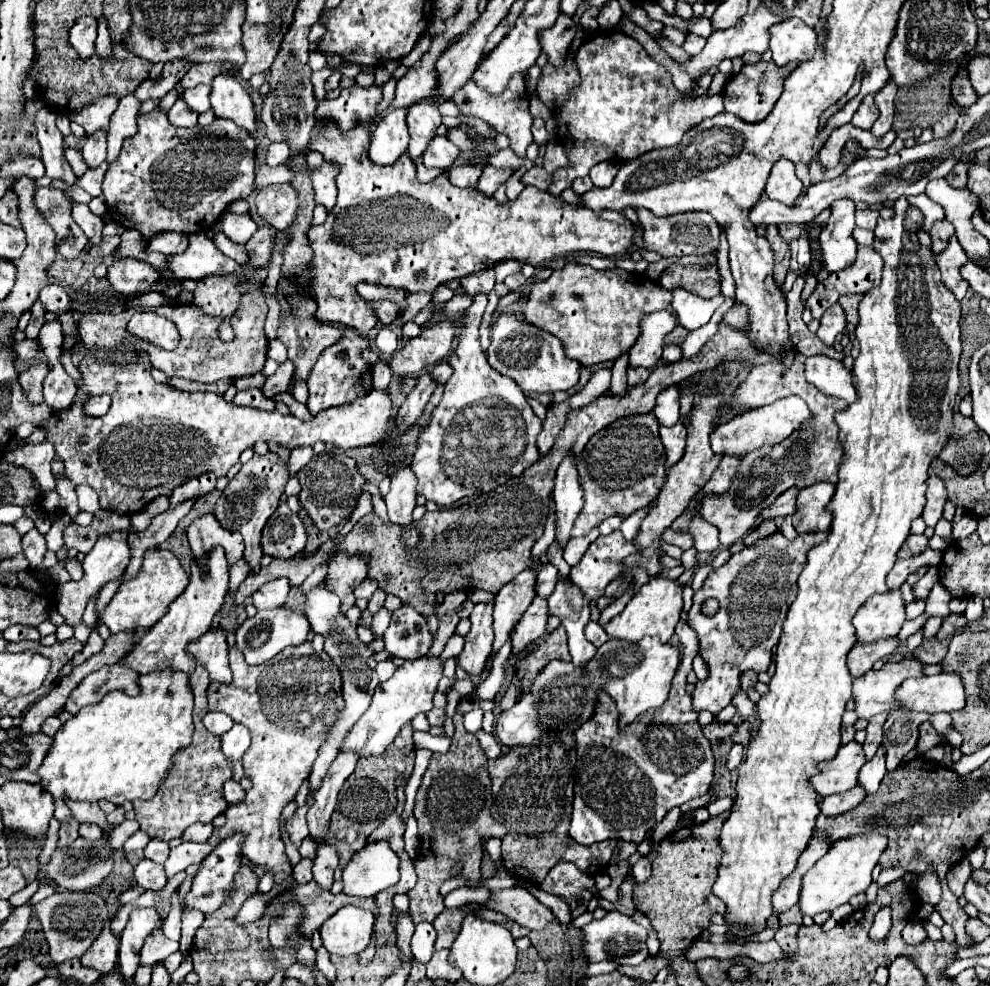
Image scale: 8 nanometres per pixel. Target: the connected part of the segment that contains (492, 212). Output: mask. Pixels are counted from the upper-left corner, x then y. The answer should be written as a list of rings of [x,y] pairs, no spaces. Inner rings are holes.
[[[324,118],[320,122],[322,134],[312,142],[312,150],[320,152],[326,162],[338,164],[338,202],[332,212],[328,212],[326,222],[322,226],[312,226],[308,232],[316,262],[316,286],[312,286],[312,296],[318,302],[316,318],[320,318],[320,322],[344,324],[356,328],[360,334],[368,334],[376,326],[376,316],[354,290],[358,282],[410,288],[412,292],[434,290],[448,280],[458,280],[492,268],[502,260],[524,260],[538,266],[574,252],[594,252],[606,258],[622,256],[626,254],[628,246],[632,246],[634,226],[614,210],[604,210],[598,214],[586,206],[568,204],[534,186],[526,186],[514,202],[500,204],[478,190],[452,186],[446,174],[422,184],[416,178],[416,164],[406,152],[392,166],[378,166],[370,160],[368,146],[372,122],[358,120],[348,132],[342,132],[332,118]],[[422,272],[426,274],[424,280],[420,280]]]

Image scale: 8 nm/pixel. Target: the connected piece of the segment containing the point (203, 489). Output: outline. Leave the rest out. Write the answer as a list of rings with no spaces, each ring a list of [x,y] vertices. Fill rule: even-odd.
[[[212,472],[208,474],[200,474],[188,482],[184,482],[184,486],[178,486],[172,496],[170,496],[170,506],[176,506],[178,502],[184,502],[184,500],[192,500],[192,498],[200,498],[208,492],[214,490],[214,484],[216,484],[216,476]]]

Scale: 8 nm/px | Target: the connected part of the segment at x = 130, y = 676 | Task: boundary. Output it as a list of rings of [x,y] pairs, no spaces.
[[[124,664],[104,666],[92,674],[88,674],[88,678],[84,678],[84,682],[80,682],[80,686],[70,694],[70,698],[66,702],[66,710],[74,716],[80,712],[82,706],[100,702],[110,690],[124,690],[126,694],[136,694],[136,690],[138,690],[136,678],[138,678],[138,674]]]

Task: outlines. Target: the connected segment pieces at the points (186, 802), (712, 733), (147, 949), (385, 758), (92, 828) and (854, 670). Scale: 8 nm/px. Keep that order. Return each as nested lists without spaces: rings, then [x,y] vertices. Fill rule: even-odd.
[[[196,662],[192,670],[192,690],[194,690],[194,700],[196,700],[194,704],[196,730],[194,730],[192,746],[188,746],[188,750],[184,750],[184,754],[176,758],[176,766],[172,768],[168,782],[164,782],[160,794],[154,800],[132,802],[136,820],[140,822],[140,830],[144,830],[150,838],[158,838],[164,842],[172,838],[180,838],[188,826],[196,822],[210,824],[228,806],[222,796],[222,786],[232,776],[232,766],[226,760],[226,756],[222,754],[220,738],[214,734],[208,734],[208,730],[204,730],[204,724],[202,724],[202,706],[208,704],[206,700],[208,686],[210,686],[210,674],[204,668],[204,664]]]
[[[716,718],[702,728],[704,736],[710,738],[710,740],[724,740],[724,738],[730,738],[734,732],[736,732],[736,726],[734,724],[720,724]]]
[[[160,917],[158,930],[145,940],[144,946],[140,951],[142,965],[147,964],[147,962],[157,962],[178,951],[179,943],[166,938],[162,932],[163,923],[164,920]]]
[[[408,722],[400,730],[400,734],[394,738],[392,746],[386,748],[384,754],[372,756],[372,758],[360,758],[356,770],[344,782],[338,794],[336,810],[330,818],[328,834],[324,838],[326,844],[330,842],[336,846],[336,852],[340,858],[340,864],[334,874],[336,880],[342,878],[342,870],[348,864],[348,858],[354,854],[354,850],[360,850],[366,844],[368,834],[372,834],[378,828],[378,824],[396,808],[396,776],[412,774],[412,768],[414,768],[412,734],[414,734],[414,728],[412,728],[412,722]]]
[[[84,822],[84,824],[80,824],[80,836],[86,838],[86,840],[90,840],[90,842],[98,842],[102,838],[102,830],[96,824]]]
[[[896,636],[894,638],[886,638],[886,640],[878,640],[878,642],[870,642],[870,644],[856,644],[848,652],[850,676],[852,678],[864,676],[868,670],[872,670],[876,660],[888,658],[898,646],[900,646],[900,640]]]

